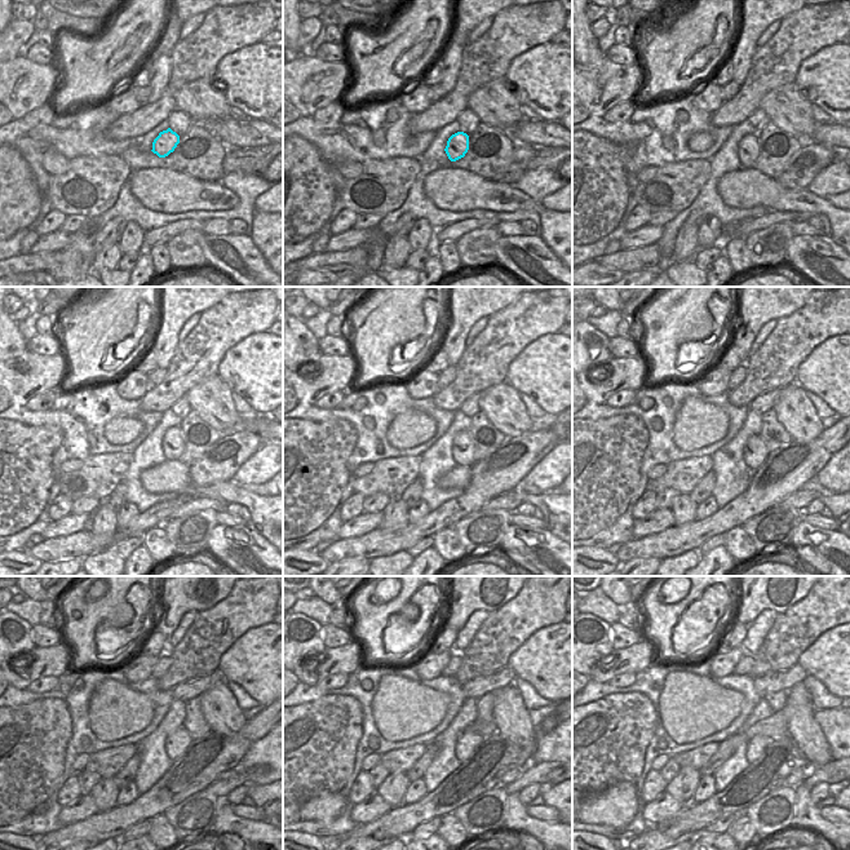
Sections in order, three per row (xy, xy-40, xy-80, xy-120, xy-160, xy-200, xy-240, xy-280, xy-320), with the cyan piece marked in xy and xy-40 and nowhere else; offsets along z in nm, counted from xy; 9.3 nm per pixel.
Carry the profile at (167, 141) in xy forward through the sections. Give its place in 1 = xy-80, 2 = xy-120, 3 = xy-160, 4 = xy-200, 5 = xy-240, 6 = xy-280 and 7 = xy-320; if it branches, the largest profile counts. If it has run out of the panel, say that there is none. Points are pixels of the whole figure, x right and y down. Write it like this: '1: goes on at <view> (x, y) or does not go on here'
1: goes on at xy-80 (748, 149)
2: goes on at xy-120 (173, 445)
3: goes on at xy-160 (463, 450)
4: goes on at xy-200 (755, 452)
5: goes on at xy-240 (178, 740)
6: goes on at xy-280 (468, 742)
7: goes on at xy-320 (756, 746)

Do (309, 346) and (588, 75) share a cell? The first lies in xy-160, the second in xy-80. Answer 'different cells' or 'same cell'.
different cells

